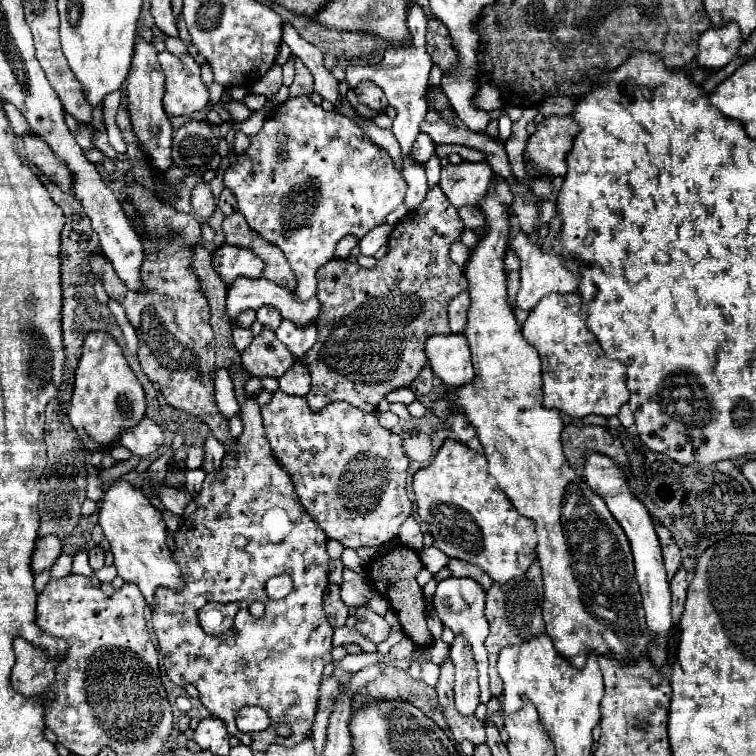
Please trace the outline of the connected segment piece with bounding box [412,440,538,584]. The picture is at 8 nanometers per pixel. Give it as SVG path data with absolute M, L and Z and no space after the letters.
M446 440L438 450L436 458L432 460L432 464L414 474L412 488L416 494L418 516L430 526L434 546L440 548L444 554L448 554L450 558L458 558L474 566L480 566L496 584L506 584L512 578L524 576L530 564L538 558L534 526L526 516L520 516L514 510L514 506L510 504L510 500L502 490L498 488L492 490L492 480L486 468L484 454L470 450L466 444Z

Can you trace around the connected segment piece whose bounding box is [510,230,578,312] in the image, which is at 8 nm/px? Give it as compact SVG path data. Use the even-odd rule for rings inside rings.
M518 232L516 238L512 240L510 248L516 252L516 256L520 258L520 290L516 294L516 306L530 312L540 298L544 298L550 292L576 292L578 290L578 274L572 272L566 264L566 260L570 260L570 252L566 250L566 254L556 252L556 250L544 250L544 246L540 242L532 242L530 234L526 232Z

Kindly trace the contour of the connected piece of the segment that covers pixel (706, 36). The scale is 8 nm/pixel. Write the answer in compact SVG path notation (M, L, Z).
M734 22L722 28L710 28L698 40L696 62L706 70L720 70L738 54L740 44L740 28Z

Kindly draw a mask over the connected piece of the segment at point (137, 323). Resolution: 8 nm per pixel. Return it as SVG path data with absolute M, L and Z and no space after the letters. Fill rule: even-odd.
M140 184L128 186L128 198L134 202L136 210L144 218L146 232L150 236L148 240L144 240L146 260L142 264L142 282L148 284L148 288L152 292L148 292L146 296L138 296L136 292L130 292L126 288L126 284L122 284L122 280L118 280L118 276L114 276L114 268L104 256L92 256L92 268L94 268L96 276L102 280L108 296L116 298L126 308L126 316L128 316L130 324L136 328L136 334L140 340L138 362L140 362L144 374L160 386L168 404L198 416L204 424L210 426L210 430L214 432L214 438L224 446L226 454L236 454L238 446L236 446L236 438L230 434L228 418L224 418L218 412L216 400L214 400L214 370L216 370L216 366L214 366L214 334L210 328L210 312L206 308L206 298L198 290L198 280L194 280L194 272L190 272L190 268L186 268L186 260L190 260L190 250L186 248L186 244L198 244L200 242L200 224L190 214L176 212L170 204L162 204L156 194L152 194L150 190L146 190ZM170 228L178 228L178 232L182 232L184 236L180 236L180 238L170 236Z

